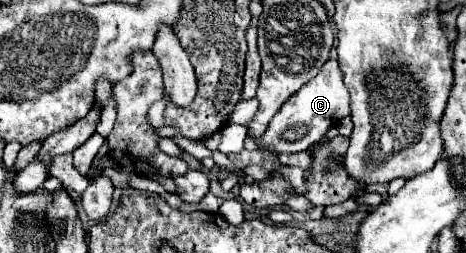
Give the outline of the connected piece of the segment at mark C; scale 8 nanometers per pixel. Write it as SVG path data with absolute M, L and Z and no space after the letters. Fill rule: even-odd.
M328 59L322 71L310 83L306 83L306 87L302 87L290 99L290 103L286 103L278 111L278 115L274 115L268 131L260 139L256 139L256 143L262 147L262 153L266 151L270 151L272 155L300 153L316 145L326 135L326 131L338 125L338 121L346 115L350 115L350 95L342 81L342 71L338 67L338 61Z

